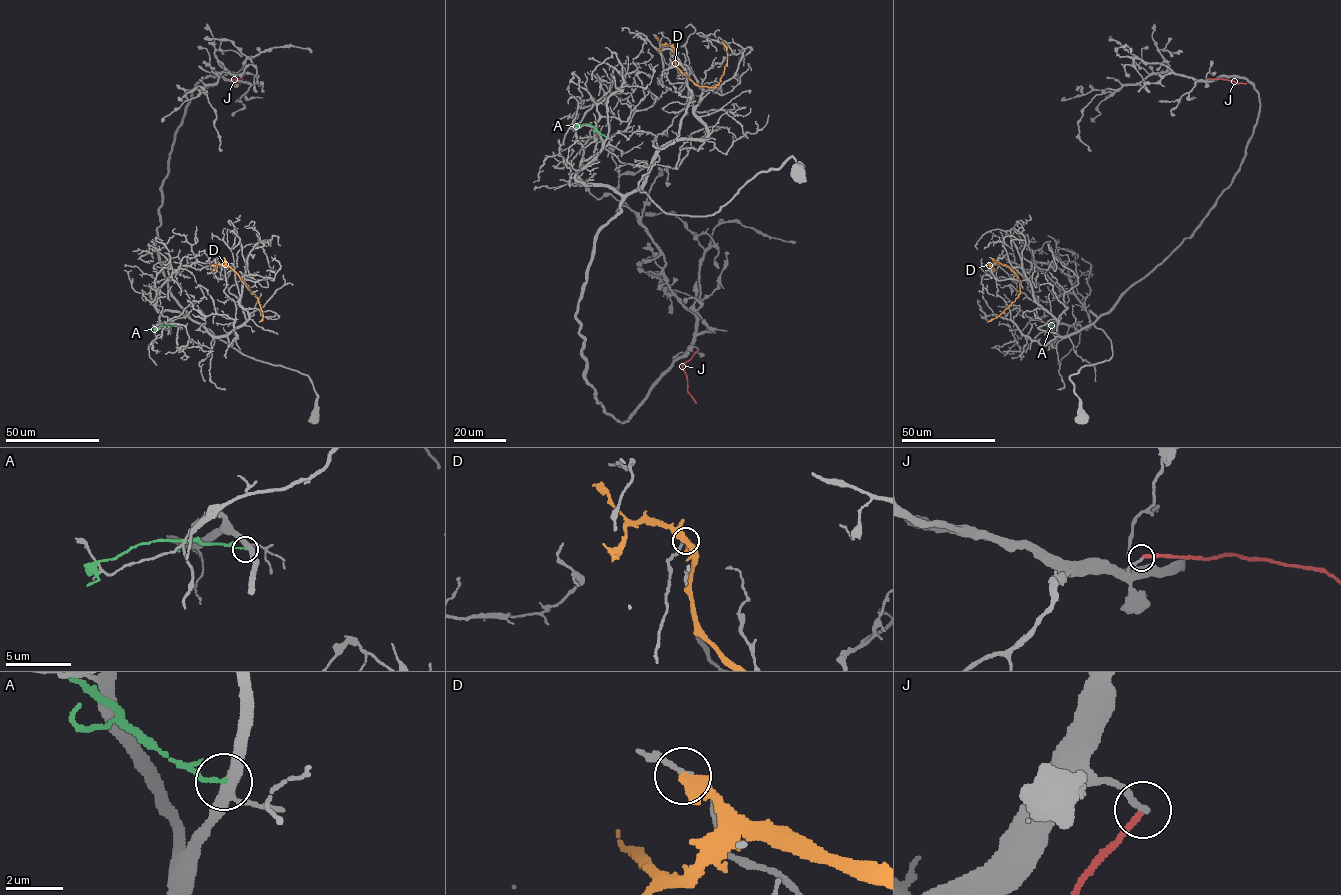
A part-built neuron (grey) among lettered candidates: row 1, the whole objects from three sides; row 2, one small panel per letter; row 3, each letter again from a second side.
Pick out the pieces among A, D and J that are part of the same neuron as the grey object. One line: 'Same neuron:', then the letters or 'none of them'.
Same neuron: none of them

